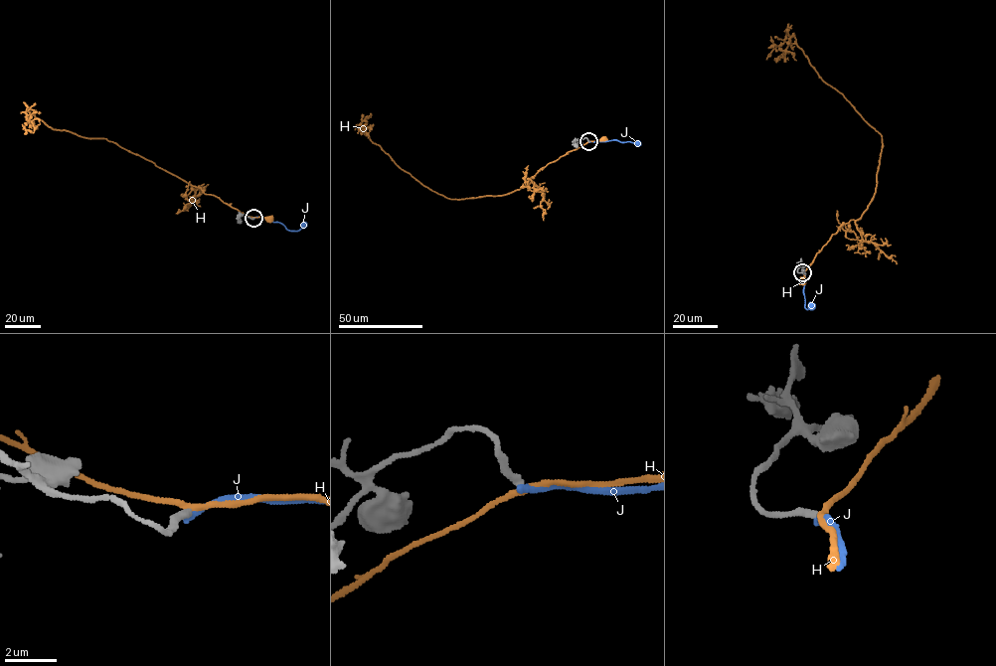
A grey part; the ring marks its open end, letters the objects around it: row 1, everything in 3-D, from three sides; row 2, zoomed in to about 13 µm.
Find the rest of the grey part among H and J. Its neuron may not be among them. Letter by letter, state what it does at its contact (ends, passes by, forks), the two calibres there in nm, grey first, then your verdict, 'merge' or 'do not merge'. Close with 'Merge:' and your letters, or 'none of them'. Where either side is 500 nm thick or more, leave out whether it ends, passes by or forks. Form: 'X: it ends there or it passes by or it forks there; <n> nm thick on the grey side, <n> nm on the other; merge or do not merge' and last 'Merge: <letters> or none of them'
H: it passes by; 260 nm thick on the grey side, 240 nm on the other; do not merge
J: it ends there; 260 nm thick on the grey side, 260 nm on the other; do not merge
Merge: none of them

